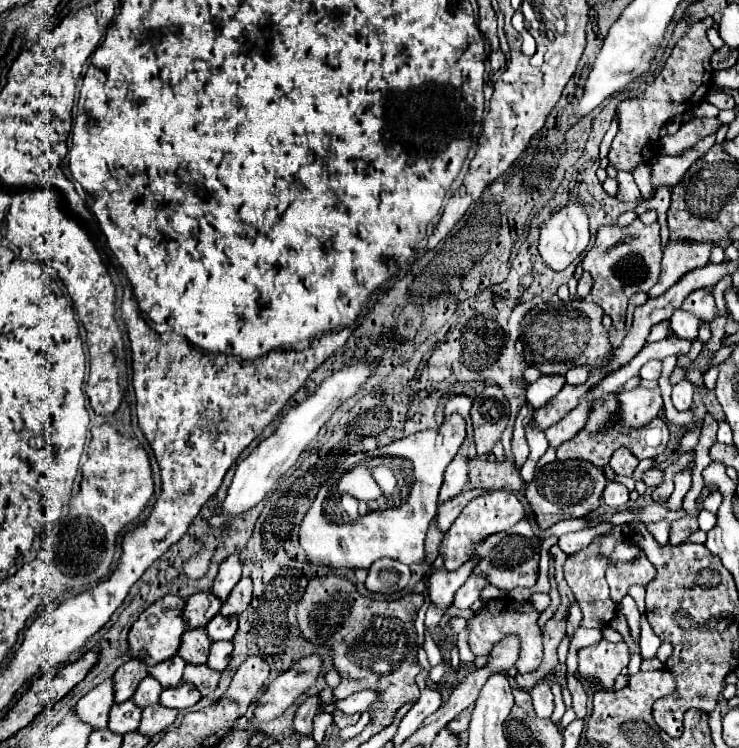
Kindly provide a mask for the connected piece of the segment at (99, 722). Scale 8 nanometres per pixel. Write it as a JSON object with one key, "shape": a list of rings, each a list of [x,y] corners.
{"shape":[[[110,678],[78,700],[76,714],[82,722],[88,722],[96,730],[100,730],[100,728],[106,728],[108,712],[110,712],[112,704],[114,704],[114,686],[112,686],[112,678]]]}

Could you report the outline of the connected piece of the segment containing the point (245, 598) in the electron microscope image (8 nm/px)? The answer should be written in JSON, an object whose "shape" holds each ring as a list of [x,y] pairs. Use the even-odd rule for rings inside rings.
{"shape":[[[242,578],[242,580],[234,586],[234,590],[230,592],[228,600],[222,604],[220,614],[224,614],[224,616],[242,614],[242,612],[248,608],[250,600],[252,600],[252,580],[250,580],[250,578]]]}

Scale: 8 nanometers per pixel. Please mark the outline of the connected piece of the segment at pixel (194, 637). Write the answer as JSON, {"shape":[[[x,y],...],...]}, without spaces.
{"shape":[[[192,628],[186,630],[182,636],[182,644],[178,654],[188,662],[188,664],[204,664],[208,658],[210,650],[210,638],[204,628]]]}

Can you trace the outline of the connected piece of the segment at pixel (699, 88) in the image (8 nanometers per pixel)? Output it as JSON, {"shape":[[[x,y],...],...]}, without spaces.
{"shape":[[[704,18],[700,22],[694,22],[686,36],[674,46],[672,54],[664,62],[662,72],[654,78],[650,86],[642,92],[642,100],[628,98],[618,104],[618,116],[620,116],[620,130],[612,142],[610,148],[610,164],[614,164],[618,170],[632,172],[640,162],[648,162],[658,152],[660,142],[660,128],[672,120],[676,114],[692,112],[708,94],[712,88],[712,68],[710,68],[710,56],[714,54],[714,48],[710,46],[706,38],[706,30],[714,24],[712,18]]]}

